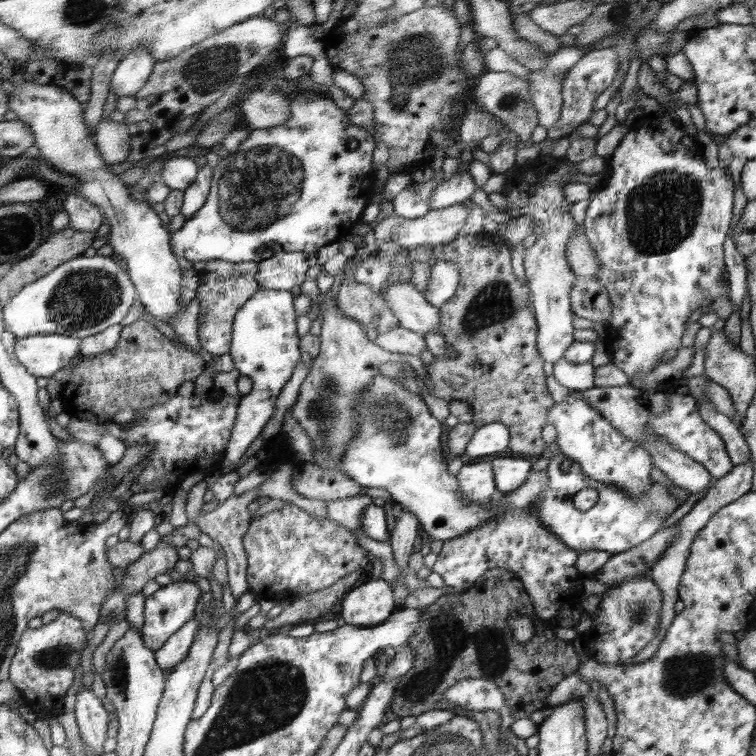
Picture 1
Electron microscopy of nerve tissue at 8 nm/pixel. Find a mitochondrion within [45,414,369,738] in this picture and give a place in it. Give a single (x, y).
(118, 678)

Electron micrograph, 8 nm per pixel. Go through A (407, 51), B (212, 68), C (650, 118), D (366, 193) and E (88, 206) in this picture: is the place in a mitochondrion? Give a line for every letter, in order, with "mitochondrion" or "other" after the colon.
A: mitochondrion
B: mitochondrion
C: other
D: other
E: other

